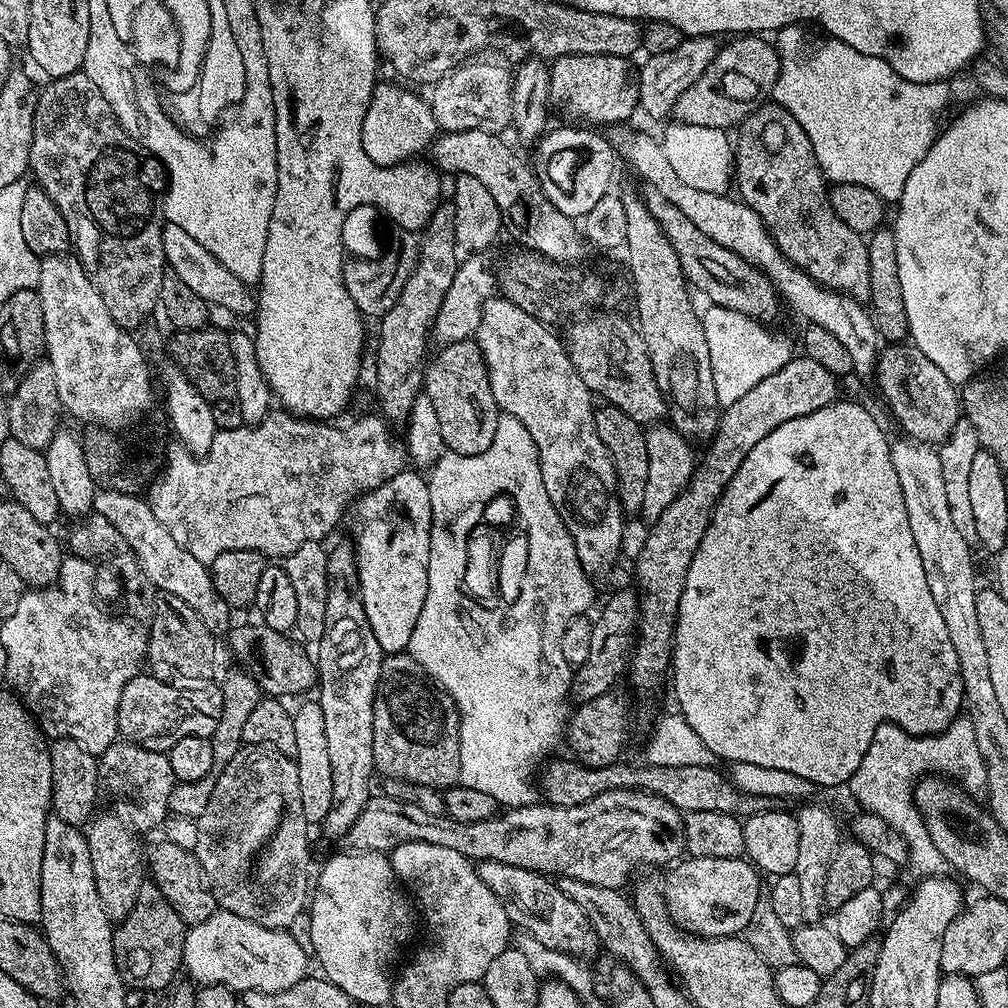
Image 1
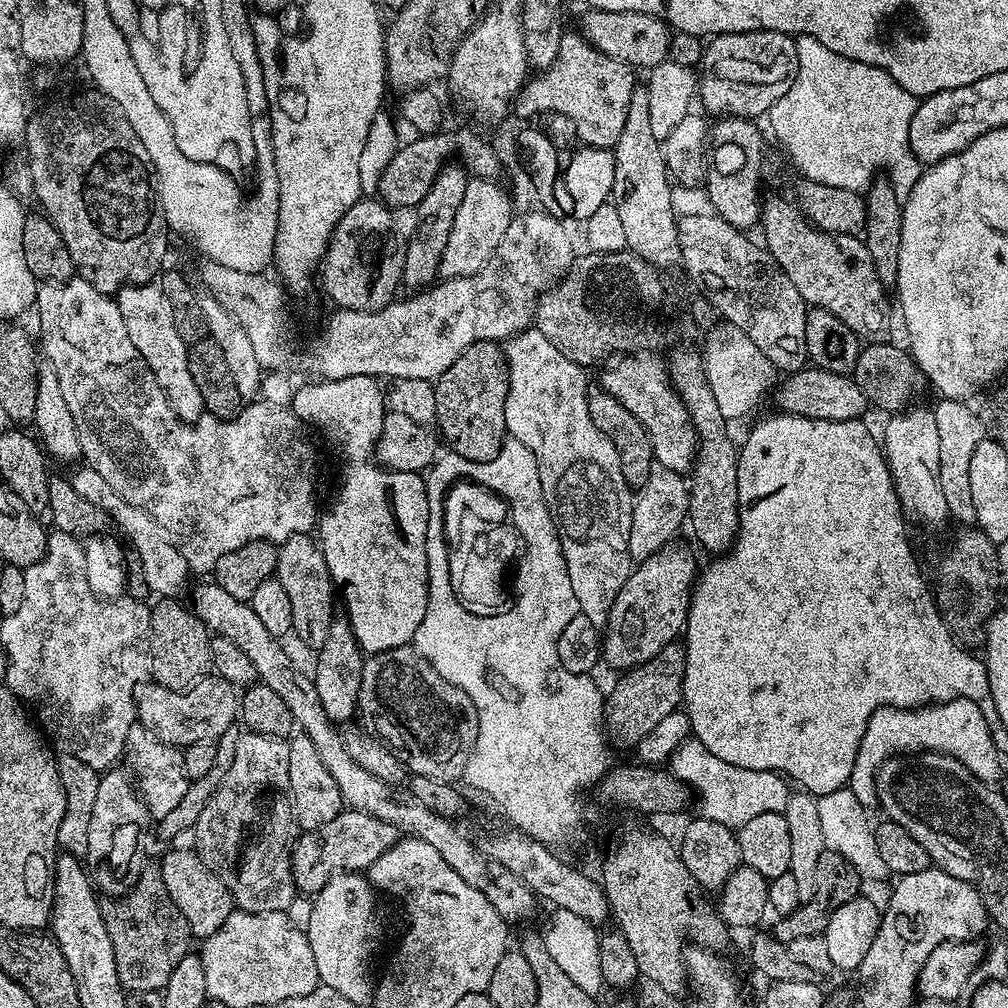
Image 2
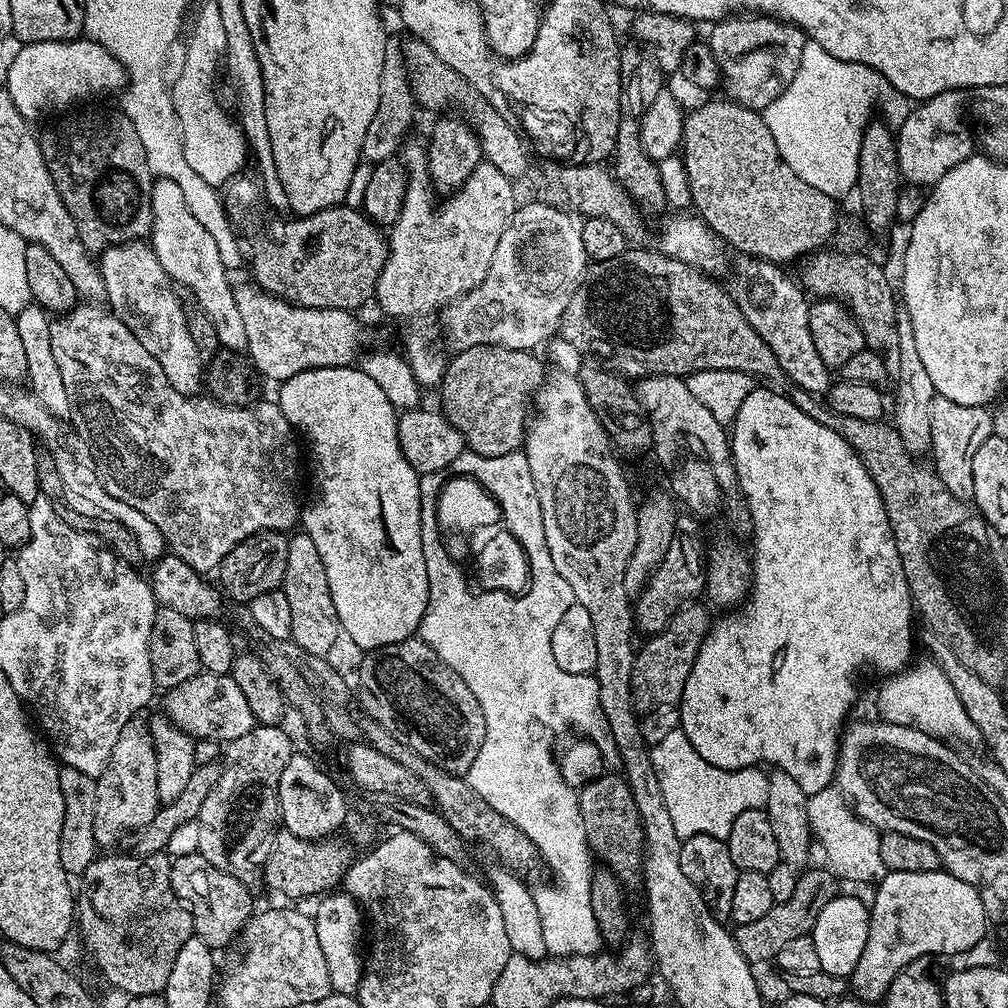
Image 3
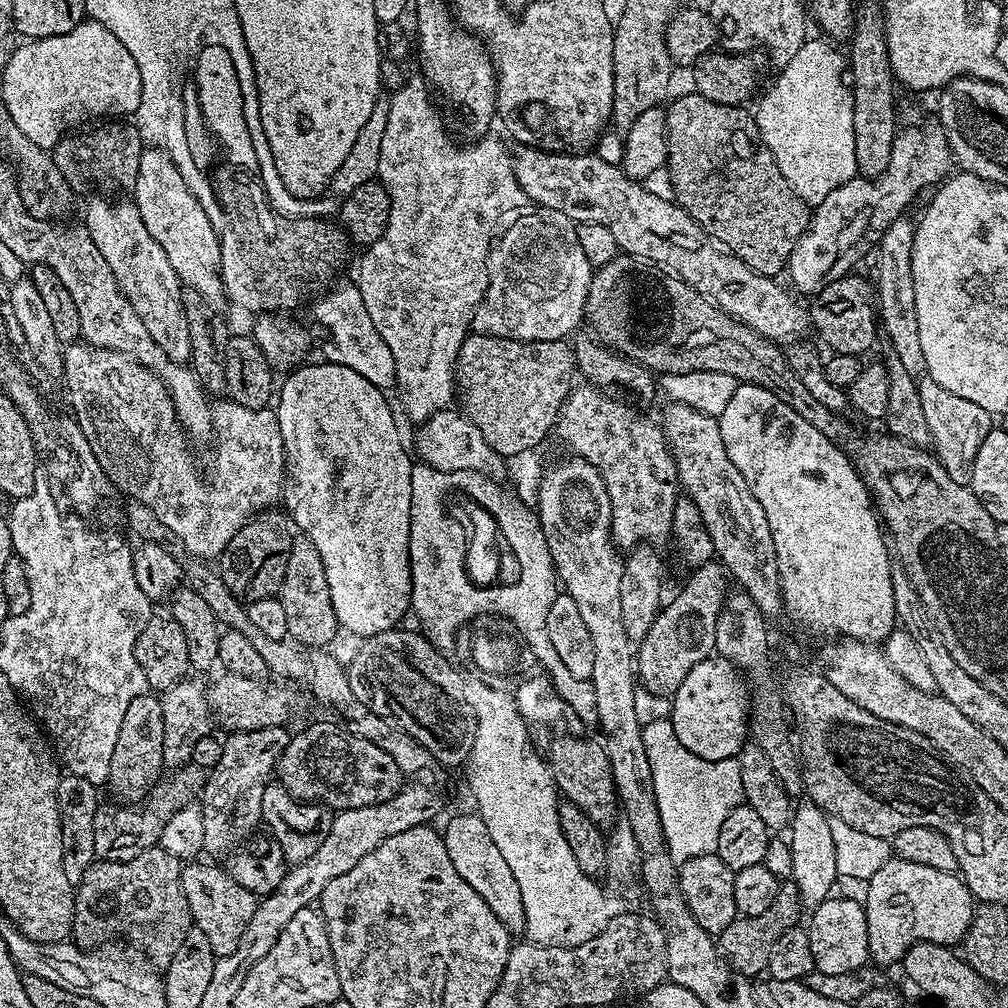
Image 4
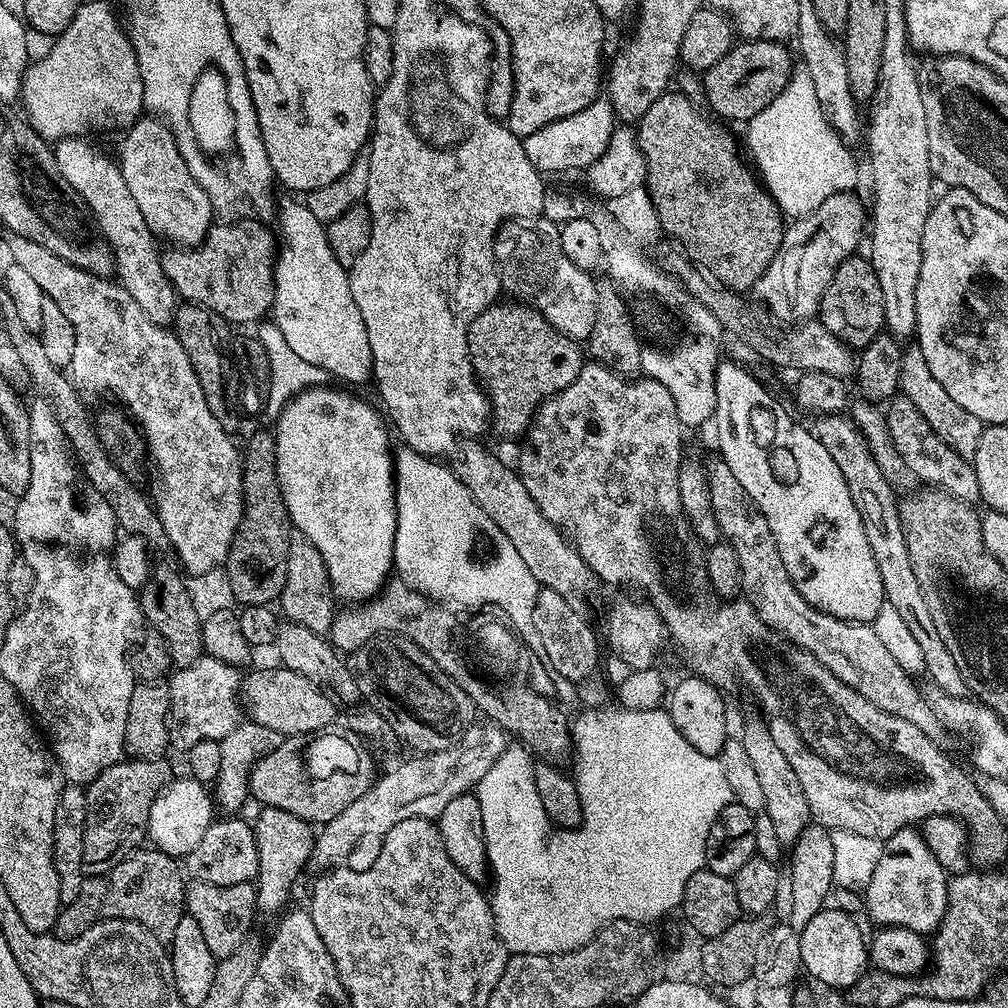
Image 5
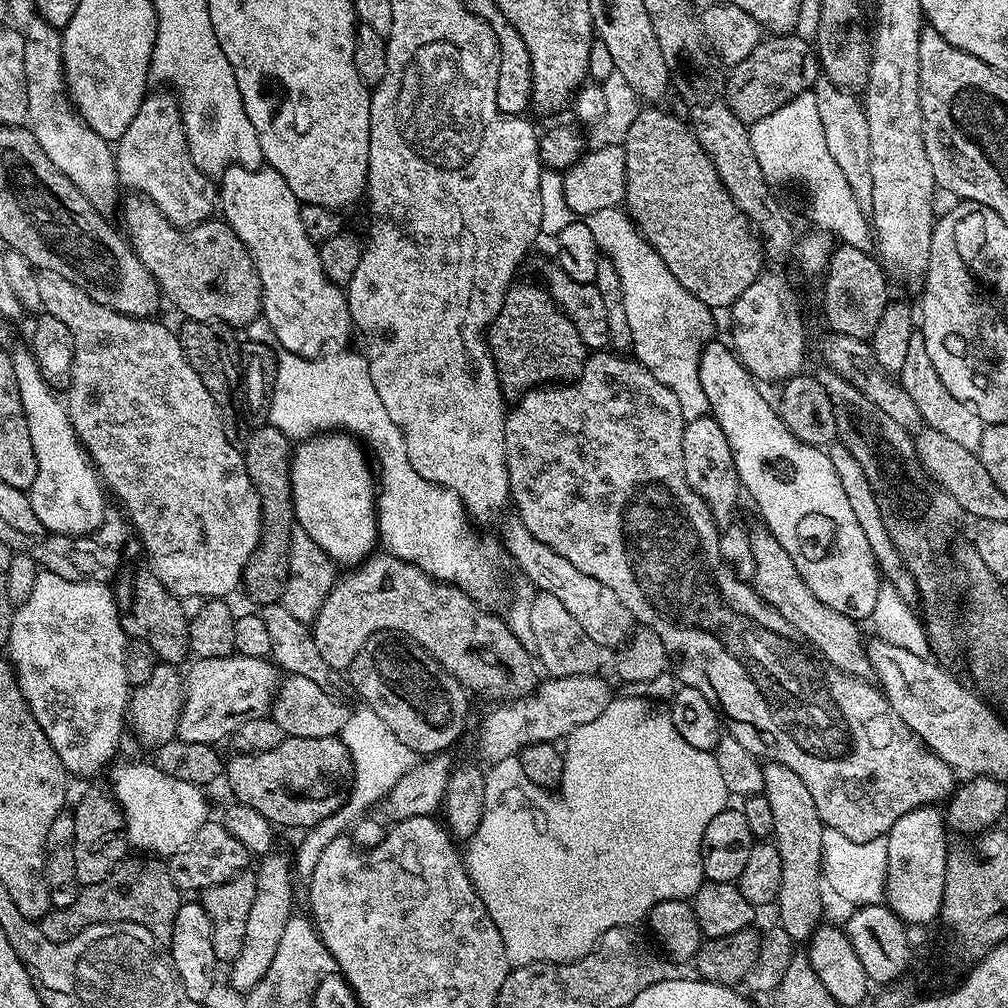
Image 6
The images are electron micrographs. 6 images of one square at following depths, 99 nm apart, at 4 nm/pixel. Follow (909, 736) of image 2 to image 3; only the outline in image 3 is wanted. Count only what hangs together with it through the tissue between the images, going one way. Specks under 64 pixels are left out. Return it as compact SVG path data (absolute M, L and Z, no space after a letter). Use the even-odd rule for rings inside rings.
M925 658L921 664L913 663L902 672L889 675L876 696L876 708L880 711L879 719L885 724L910 724L920 728L927 736L937 737L945 742L965 740L966 743L977 743L980 740L978 726L974 726L962 698L950 686L944 671L931 659Z

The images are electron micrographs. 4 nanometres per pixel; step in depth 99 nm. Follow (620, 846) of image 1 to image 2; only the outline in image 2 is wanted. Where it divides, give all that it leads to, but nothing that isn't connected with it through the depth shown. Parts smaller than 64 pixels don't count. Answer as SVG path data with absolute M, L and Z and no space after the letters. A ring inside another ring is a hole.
M342 810L330 818L326 826L318 826L309 832L301 831L297 835L292 846L292 873L296 887L301 893L315 894L338 872L363 873L401 838L400 829L390 826L390 822L382 822L382 818L374 818L374 814Z

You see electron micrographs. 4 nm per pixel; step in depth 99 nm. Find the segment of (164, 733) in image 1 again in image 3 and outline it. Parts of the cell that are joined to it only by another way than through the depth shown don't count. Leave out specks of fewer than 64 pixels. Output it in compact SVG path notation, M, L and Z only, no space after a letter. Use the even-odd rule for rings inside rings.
M202 670L194 678L167 689L163 696L164 712L168 715L165 717L196 740L227 742L242 738L242 734L250 734L250 730L257 727L250 702L246 702L246 694L242 694L238 682L234 682L231 675Z

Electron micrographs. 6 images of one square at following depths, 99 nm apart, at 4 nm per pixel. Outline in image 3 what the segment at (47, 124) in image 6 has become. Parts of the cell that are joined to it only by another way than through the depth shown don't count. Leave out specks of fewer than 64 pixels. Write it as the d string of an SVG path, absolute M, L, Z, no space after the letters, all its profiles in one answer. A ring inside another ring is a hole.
M121 242L113 244L99 253L98 263L100 273L104 279L104 296L106 304L116 317L132 331L134 338L158 358L158 366L166 378L170 378L170 386L178 390L183 396L194 396L202 388L202 358L198 354L198 346L194 346L194 338L190 338L190 329L186 327L186 314L182 314L182 306L178 302L178 294L172 279L162 270L158 258L154 254L151 243L148 242Z

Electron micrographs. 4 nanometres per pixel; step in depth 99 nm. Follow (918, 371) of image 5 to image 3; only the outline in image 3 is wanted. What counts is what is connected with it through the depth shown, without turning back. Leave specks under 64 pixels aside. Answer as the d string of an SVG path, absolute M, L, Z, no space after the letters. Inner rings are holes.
M939 394L930 402L931 467L938 474L942 486L954 494L954 498L971 501L974 494L974 454L986 438L993 436L992 412L985 405L962 406L962 402L950 402Z

